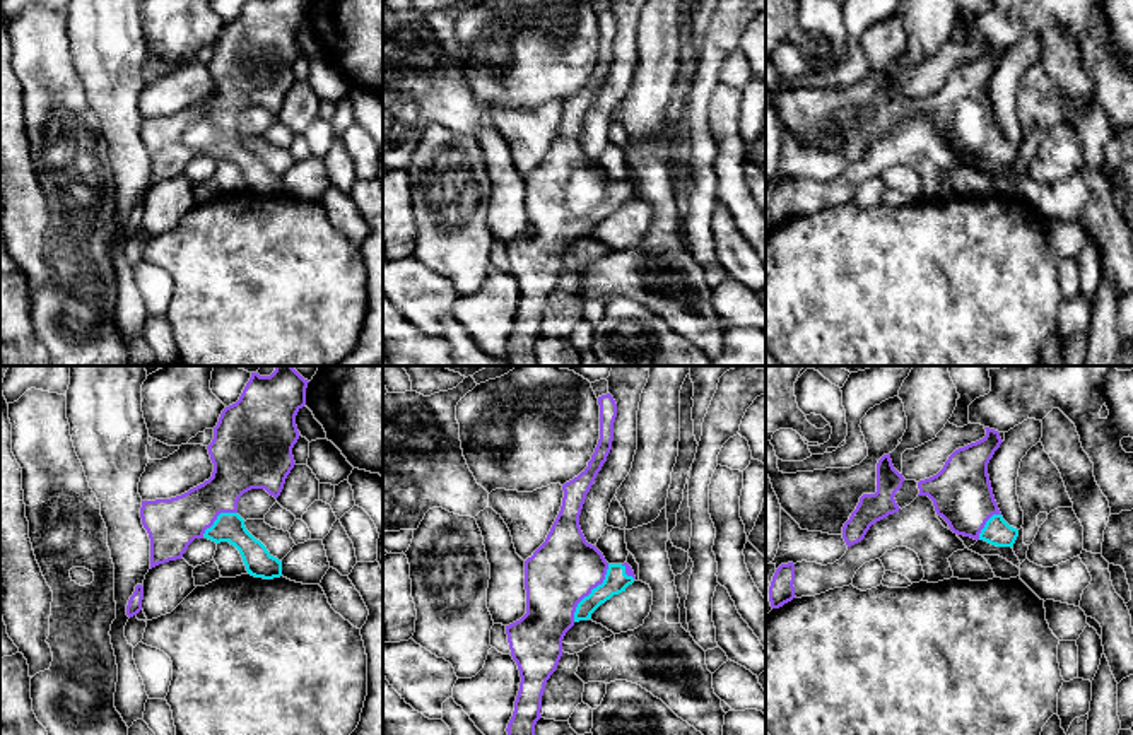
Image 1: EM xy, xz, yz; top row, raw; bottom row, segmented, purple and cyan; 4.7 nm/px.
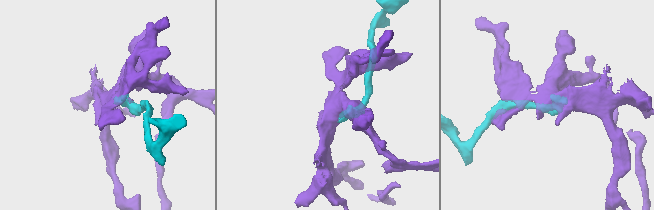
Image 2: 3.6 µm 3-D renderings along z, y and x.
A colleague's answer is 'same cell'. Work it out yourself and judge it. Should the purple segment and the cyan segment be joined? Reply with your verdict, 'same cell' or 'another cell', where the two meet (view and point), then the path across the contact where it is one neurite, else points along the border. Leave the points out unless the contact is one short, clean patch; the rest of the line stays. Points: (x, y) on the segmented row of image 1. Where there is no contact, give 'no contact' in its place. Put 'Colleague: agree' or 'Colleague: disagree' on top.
Colleague: agree
same cell; meets purple in xz at (590, 592); runs through xz (564, 570), (590, 592), (602, 582), (616, 582)

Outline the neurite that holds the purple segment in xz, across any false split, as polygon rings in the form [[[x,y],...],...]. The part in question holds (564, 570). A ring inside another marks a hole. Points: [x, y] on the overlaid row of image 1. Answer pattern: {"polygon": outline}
{"polygon": [[[610,393],[598,397],[600,439],[588,467],[562,485],[561,511],[545,542],[525,561],[526,614],[506,626],[511,656],[520,670],[520,691],[508,735],[535,735],[542,718],[545,684],[562,656],[562,639],[579,620],[634,583],[632,567],[608,564],[586,542],[579,514],[613,441],[617,403]]]}

